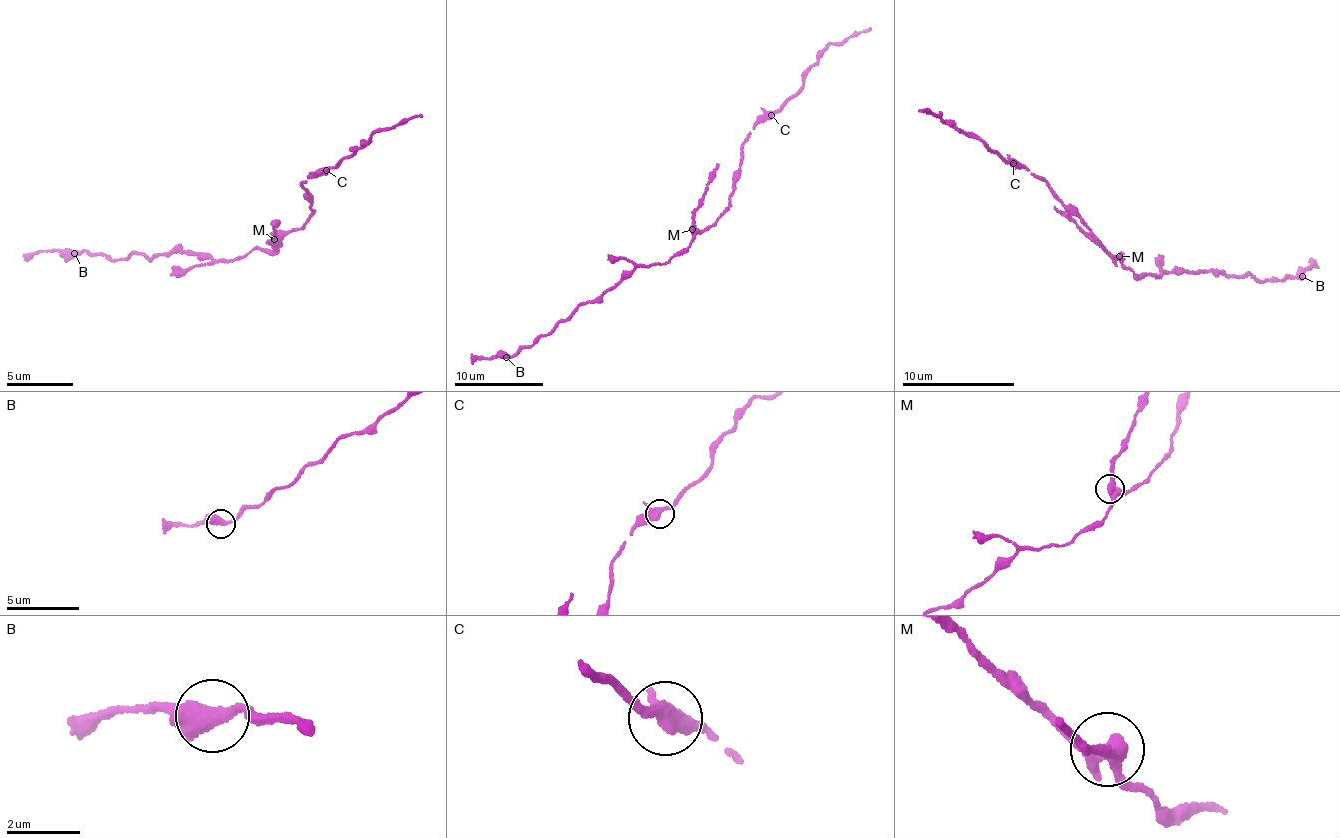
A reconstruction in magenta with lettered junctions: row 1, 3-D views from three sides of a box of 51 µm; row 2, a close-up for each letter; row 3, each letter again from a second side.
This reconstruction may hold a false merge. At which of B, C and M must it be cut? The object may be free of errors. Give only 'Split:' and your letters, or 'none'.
Split: M

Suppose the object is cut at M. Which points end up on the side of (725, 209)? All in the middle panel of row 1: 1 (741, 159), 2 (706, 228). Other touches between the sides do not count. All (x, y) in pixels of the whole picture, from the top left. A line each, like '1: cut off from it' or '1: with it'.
1: with it
2: with it

